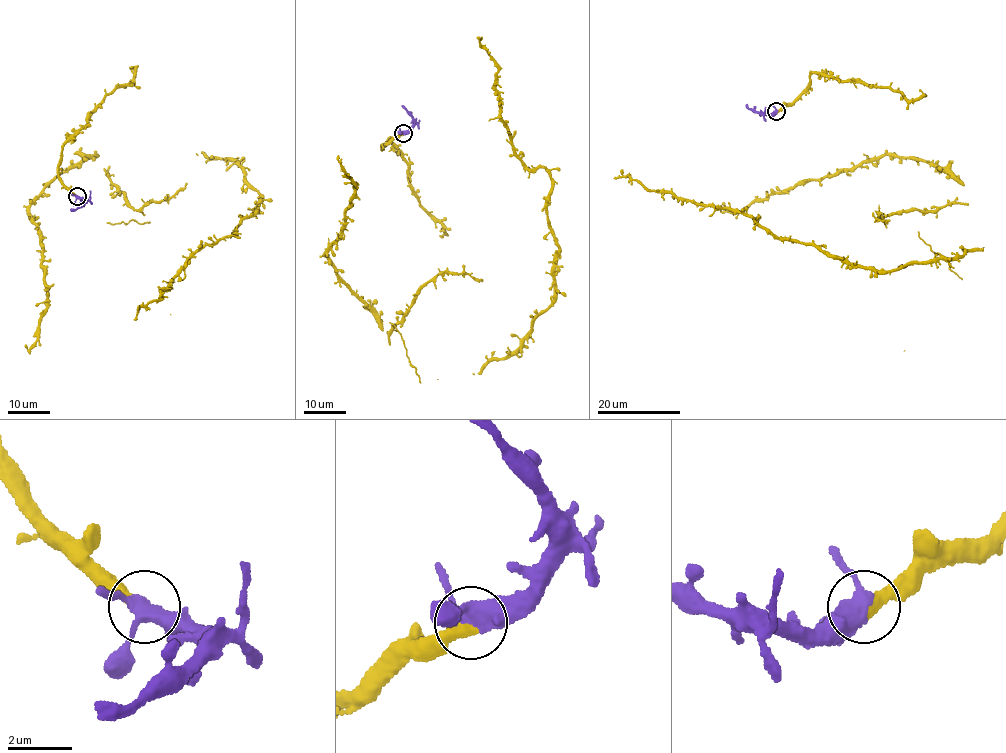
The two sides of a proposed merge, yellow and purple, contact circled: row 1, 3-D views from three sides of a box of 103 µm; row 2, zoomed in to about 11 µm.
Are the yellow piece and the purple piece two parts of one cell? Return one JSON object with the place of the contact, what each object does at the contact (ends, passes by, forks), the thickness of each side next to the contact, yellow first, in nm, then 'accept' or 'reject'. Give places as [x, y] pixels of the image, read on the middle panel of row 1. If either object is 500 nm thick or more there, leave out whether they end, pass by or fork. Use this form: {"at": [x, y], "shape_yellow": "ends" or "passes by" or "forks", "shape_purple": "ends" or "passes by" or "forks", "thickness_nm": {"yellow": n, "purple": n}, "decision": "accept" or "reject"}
{"at": [403, 133], "shape_yellow": "ends", "shape_purple": "forks", "thickness_nm": {"yellow": 400, "purple": 380}, "decision": "accept"}

